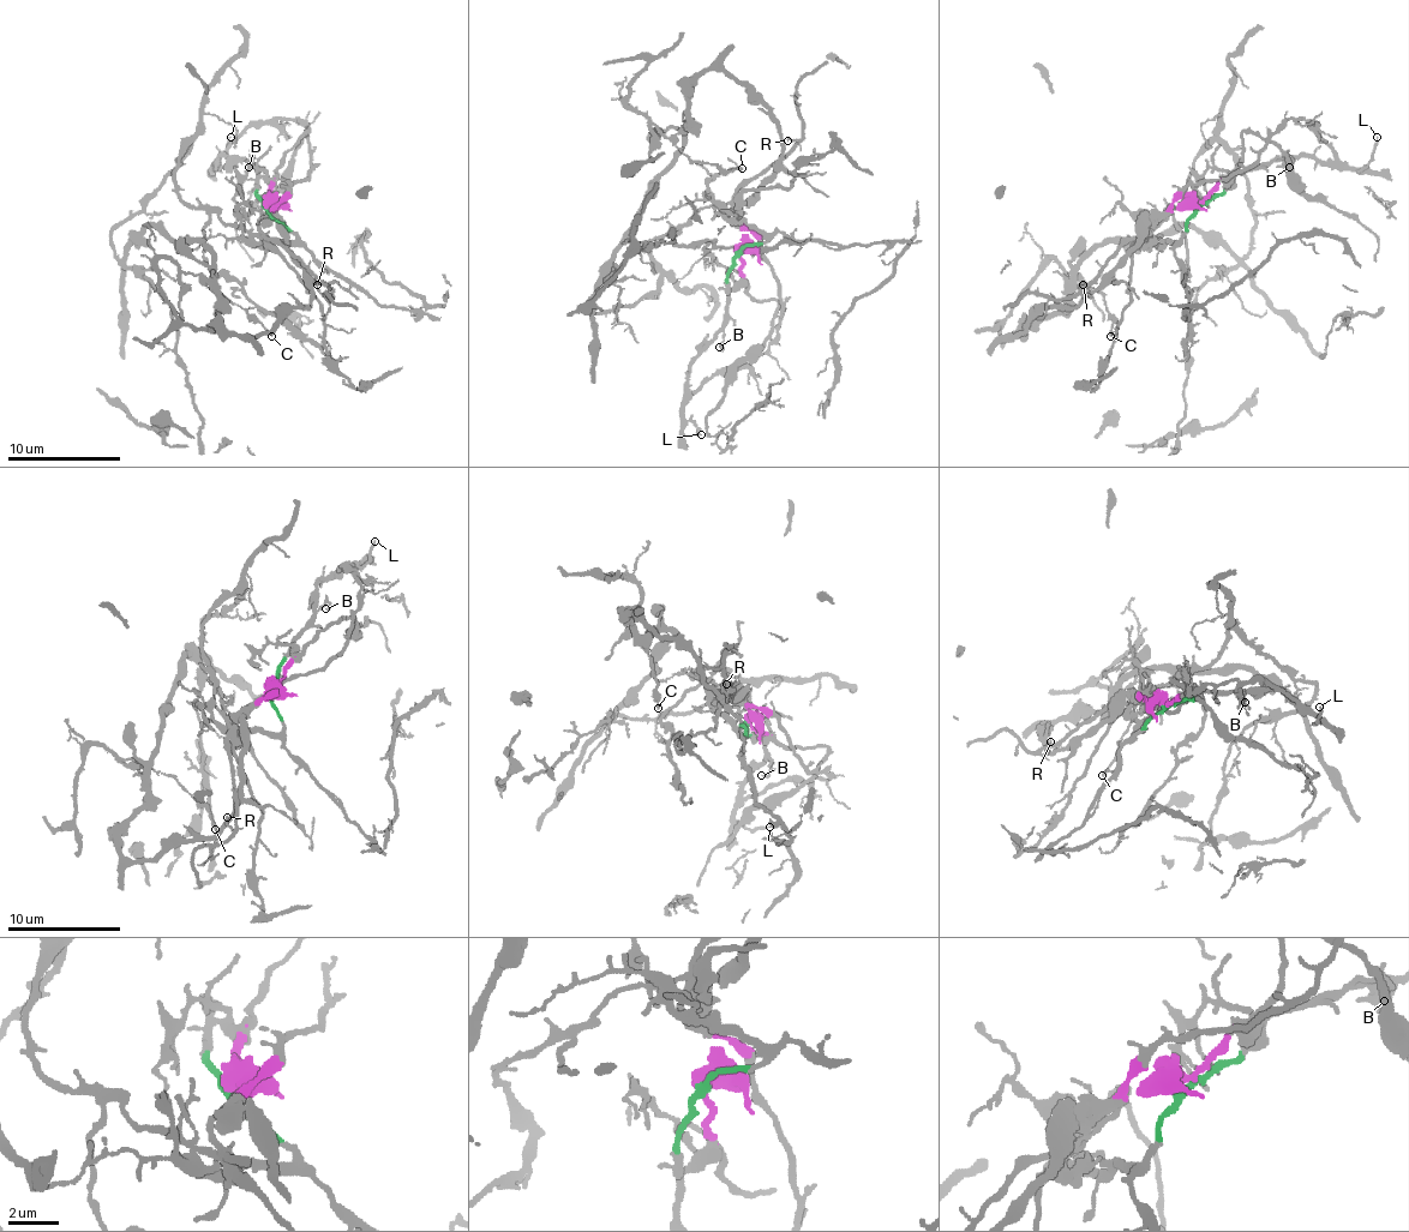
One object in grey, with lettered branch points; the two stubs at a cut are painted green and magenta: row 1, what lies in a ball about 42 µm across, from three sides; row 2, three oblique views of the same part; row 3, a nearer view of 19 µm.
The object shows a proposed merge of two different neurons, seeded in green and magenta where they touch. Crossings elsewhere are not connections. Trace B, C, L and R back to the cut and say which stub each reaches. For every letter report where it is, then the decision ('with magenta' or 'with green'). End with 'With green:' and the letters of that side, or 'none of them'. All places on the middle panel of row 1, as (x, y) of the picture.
B: at (719, 347); with green
C: at (742, 168); with magenta
L: at (701, 434); with green
R: at (787, 140); with magenta
With green: B, L

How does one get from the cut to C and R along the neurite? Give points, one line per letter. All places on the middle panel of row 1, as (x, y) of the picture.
C: (738, 252), (778, 119), (707, 71), (676, 142), (693, 161), (742, 167)
R: (738, 252), (738, 244), (750, 232), (742, 221), (742, 204), (750, 200), (801, 138), (786, 142)

